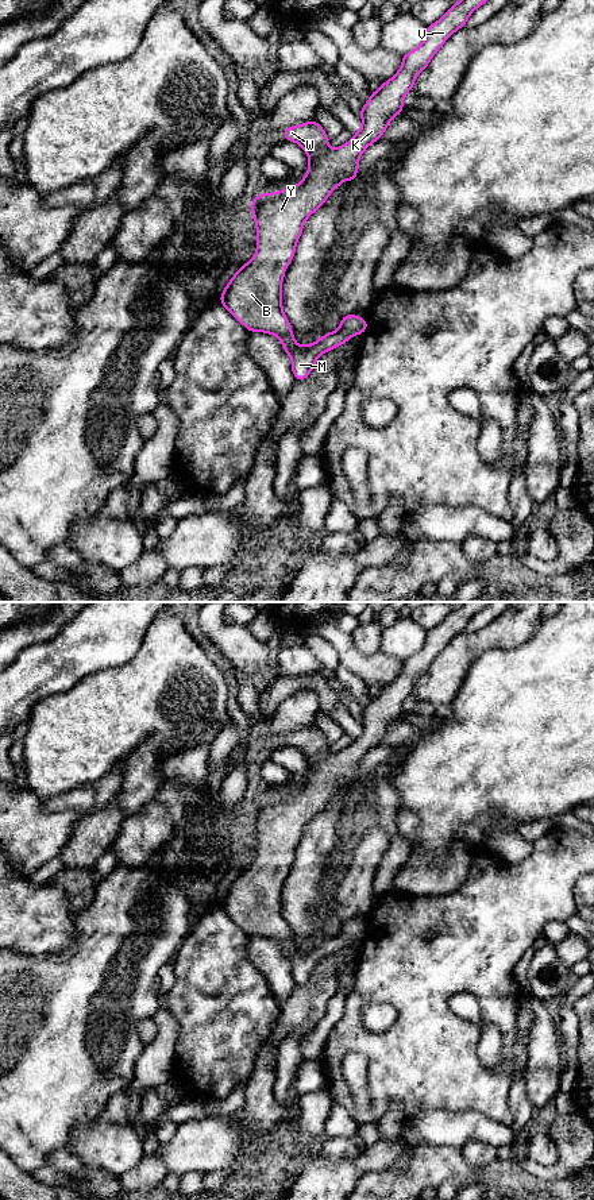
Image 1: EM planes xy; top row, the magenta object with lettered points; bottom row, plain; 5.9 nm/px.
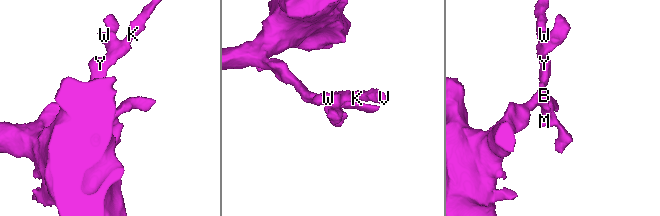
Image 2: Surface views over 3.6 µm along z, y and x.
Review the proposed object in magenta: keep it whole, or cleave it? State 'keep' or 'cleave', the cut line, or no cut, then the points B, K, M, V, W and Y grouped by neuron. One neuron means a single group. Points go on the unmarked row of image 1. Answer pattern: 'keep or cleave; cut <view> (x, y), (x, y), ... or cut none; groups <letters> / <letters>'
keep; cut none; groups B K M V W Y

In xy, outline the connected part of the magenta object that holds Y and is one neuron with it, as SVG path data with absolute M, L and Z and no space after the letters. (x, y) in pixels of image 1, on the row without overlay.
M463 602L452 609L443 622L427 630L421 649L402 660L401 674L379 690L362 711L362 733L347 748L331 753L325 736L315 725L282 733L285 745L296 746L305 755L309 764L308 778L290 794L263 798L254 803L250 814L256 830L256 857L236 875L221 896L220 907L250 937L261 935L279 944L292 964L296 985L302 985L310 979L321 958L367 934L367 925L351 918L342 923L336 935L323 939L310 950L296 948L282 914L281 888L305 825L340 788L346 784L354 787L362 757L381 744L390 725L404 714L402 703L413 694L417 679L489 603Z

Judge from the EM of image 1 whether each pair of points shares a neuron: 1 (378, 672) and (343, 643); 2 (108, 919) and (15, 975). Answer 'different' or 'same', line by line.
1: same
2: same

